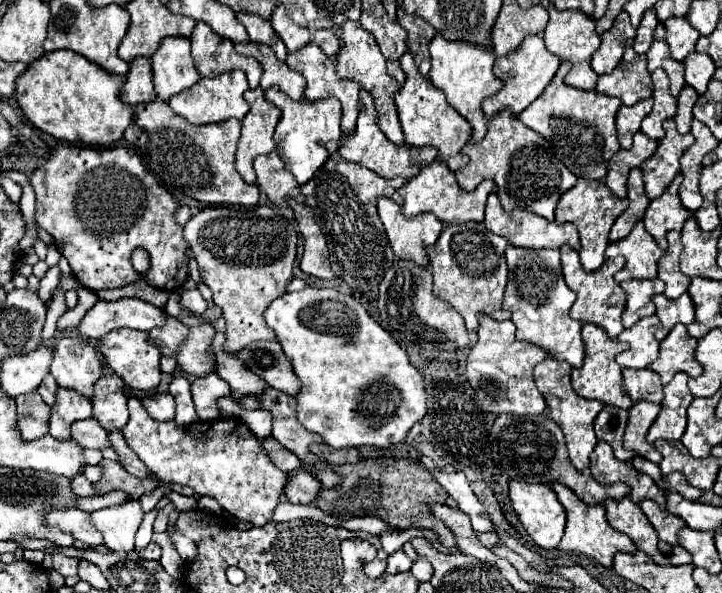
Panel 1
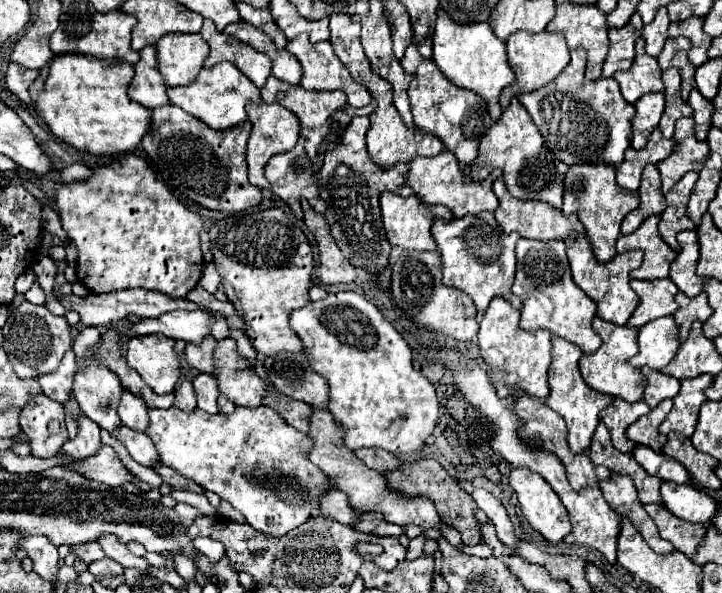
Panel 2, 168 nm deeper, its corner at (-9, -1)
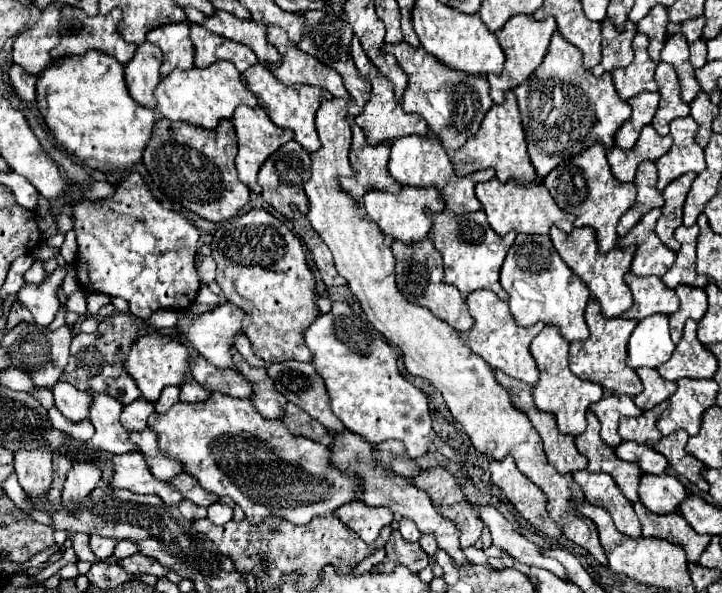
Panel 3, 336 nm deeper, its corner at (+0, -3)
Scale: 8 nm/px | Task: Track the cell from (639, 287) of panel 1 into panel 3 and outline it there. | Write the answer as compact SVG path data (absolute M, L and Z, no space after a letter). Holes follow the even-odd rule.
M627 273L625 283L633 293L633 307L621 315L623 319L641 321L655 313L671 315L679 309L675 291L671 291L659 277L635 277L633 273Z

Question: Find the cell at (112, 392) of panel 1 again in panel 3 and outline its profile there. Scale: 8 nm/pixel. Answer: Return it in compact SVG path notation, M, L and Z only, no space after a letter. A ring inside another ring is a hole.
M139 397L137 401L129 403L123 407L121 411L121 425L127 431L141 431L147 427L147 417L155 411L153 403L145 401L143 397Z

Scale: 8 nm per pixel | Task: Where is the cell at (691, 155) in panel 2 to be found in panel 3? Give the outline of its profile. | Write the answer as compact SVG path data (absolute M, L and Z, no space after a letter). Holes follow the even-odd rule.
M683 117L671 121L671 137L673 145L669 153L665 153L661 159L655 161L659 171L659 183L657 189L663 191L671 181L681 177L683 173L701 173L705 169L703 149L695 143L697 123L693 117Z

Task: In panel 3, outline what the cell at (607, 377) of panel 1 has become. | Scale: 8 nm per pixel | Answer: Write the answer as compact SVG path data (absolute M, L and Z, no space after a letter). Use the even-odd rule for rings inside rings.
M589 301L587 311L585 311L585 321L587 327L591 331L587 341L573 341L571 349L569 349L569 369L585 381L593 381L599 383L603 389L609 389L613 393L619 395L629 395L635 397L641 393L643 385L641 379L637 377L637 373L625 365L625 357L627 357L627 341L637 325L637 321L629 321L629 319L621 319L621 317L601 317L599 305L597 301Z

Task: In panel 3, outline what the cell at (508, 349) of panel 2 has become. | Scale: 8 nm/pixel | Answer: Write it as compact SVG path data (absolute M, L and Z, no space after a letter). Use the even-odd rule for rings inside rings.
M475 291L467 297L467 307L471 317L475 319L471 331L469 331L469 347L473 353L483 357L493 369L501 369L509 377L515 377L527 385L537 385L539 381L539 369L537 363L529 351L529 345L533 337L537 337L543 329L543 323L537 323L533 327L519 327L511 313L509 307L503 299L499 299L491 291Z

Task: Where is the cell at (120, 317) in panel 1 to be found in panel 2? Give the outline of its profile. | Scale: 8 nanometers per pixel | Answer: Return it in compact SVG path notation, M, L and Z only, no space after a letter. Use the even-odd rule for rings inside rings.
M202 309L196 311L170 311L160 315L158 319L142 319L136 323L130 333L132 335L150 335L160 333L172 339L182 339L186 343L200 345L204 337L210 335L210 327L214 317Z

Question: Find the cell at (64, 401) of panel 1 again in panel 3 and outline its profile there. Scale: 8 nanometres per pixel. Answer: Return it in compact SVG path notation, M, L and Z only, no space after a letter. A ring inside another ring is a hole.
M73 463L67 471L65 485L63 485L63 503L73 513L75 501L83 501L91 489L101 483L101 467L97 463Z

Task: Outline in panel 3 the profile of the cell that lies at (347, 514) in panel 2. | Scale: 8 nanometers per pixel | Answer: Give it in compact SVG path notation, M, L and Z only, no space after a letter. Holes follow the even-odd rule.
M349 501L335 509L335 517L343 521L351 531L355 531L365 543L373 543L381 529L391 525L393 513L385 507L367 507L365 503Z

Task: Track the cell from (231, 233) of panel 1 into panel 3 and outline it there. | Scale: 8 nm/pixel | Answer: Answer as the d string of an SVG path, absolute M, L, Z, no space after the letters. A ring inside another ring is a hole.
M251 209L239 217L233 217L229 223L221 223L209 241L211 257L217 263L216 282L221 288L222 295L225 297L235 292L241 297L241 301L251 303L251 309L247 309L245 313L249 317L247 321L243 321L243 331L249 337L255 355L267 363L287 359L311 361L311 353L303 341L303 329L319 315L319 311L315 305L317 295L313 273L307 267L299 237L265 209Z

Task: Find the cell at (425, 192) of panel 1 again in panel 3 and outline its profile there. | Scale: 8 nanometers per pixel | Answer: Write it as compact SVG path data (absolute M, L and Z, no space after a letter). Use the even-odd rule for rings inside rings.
M407 135L401 137L397 141L393 141L391 145L391 159L389 159L389 173L395 181L399 181L403 187L437 187L441 191L441 197L447 205L447 209L451 209L453 213L461 215L461 213L469 213L469 211L479 211L481 203L475 195L475 181L487 181L495 175L493 169L485 169L481 171L481 175L477 177L459 177L455 175L449 155L443 149L443 145L439 143L439 139L435 137L419 137L419 135Z

